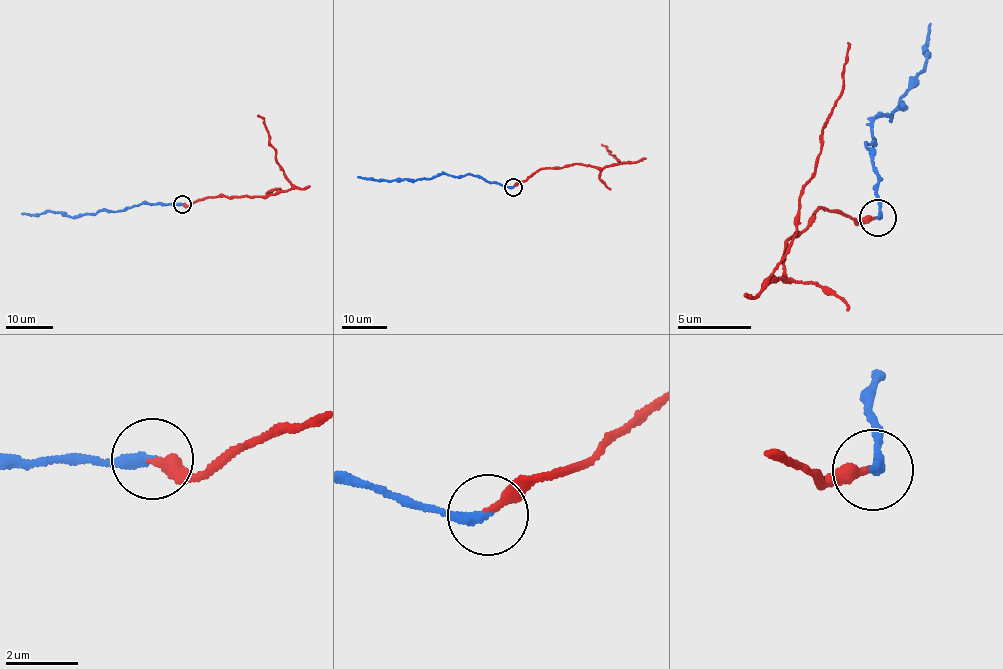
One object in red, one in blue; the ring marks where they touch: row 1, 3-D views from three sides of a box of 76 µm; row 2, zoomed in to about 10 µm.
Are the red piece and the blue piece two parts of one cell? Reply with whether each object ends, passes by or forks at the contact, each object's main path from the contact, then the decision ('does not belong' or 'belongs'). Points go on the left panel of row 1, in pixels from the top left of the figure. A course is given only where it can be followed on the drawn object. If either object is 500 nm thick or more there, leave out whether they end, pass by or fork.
red ends there; blue ends there; red runs (181, 204), (190, 206), (207, 198), (265, 197), (290, 189), (270, 143), (265, 121), (258, 114); blue runs (181, 203), (149, 203), (76, 217), (45, 211), (39, 214), (21, 213); belongs

